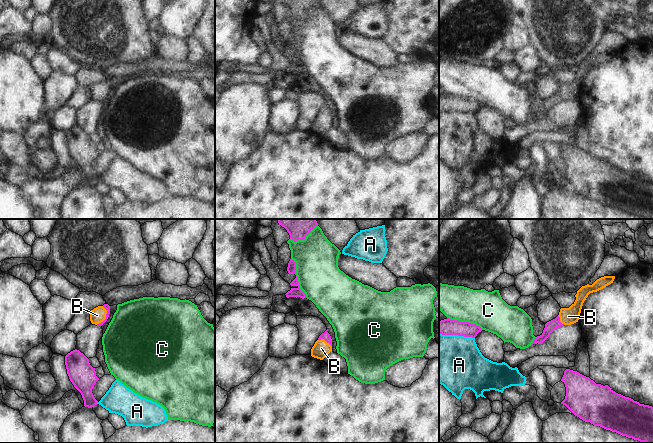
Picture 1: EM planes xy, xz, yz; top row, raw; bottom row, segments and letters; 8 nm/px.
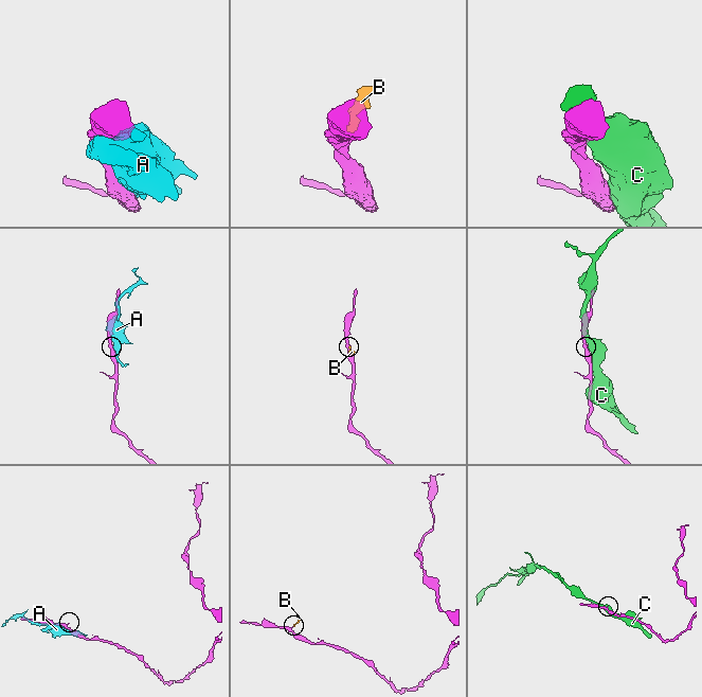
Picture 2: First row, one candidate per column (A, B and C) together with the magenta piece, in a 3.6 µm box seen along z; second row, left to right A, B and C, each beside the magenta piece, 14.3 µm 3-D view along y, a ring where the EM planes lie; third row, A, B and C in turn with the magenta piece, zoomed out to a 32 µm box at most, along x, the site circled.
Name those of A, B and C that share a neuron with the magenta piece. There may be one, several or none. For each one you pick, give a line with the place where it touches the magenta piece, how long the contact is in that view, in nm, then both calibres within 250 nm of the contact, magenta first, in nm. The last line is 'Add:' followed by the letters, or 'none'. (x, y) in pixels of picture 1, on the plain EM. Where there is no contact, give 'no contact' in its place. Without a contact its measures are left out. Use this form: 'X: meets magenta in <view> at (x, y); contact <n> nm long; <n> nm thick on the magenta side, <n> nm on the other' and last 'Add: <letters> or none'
B: meets magenta in xy at (106, 93); contact 160 nm long; 50 nm thick on the magenta side, 120 nm on the other
Add: B

